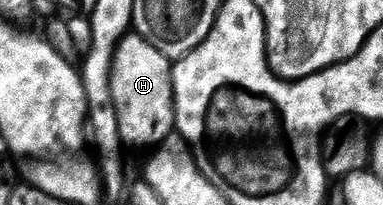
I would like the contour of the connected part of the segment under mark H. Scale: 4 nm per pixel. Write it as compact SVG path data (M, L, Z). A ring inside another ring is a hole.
M128 33L119 41L115 49L115 68L111 71L111 88L113 89L113 105L117 105L117 117L121 125L121 137L128 148L151 147L162 145L172 138L175 125L175 90L171 80L172 60L161 53L148 39L134 33Z

